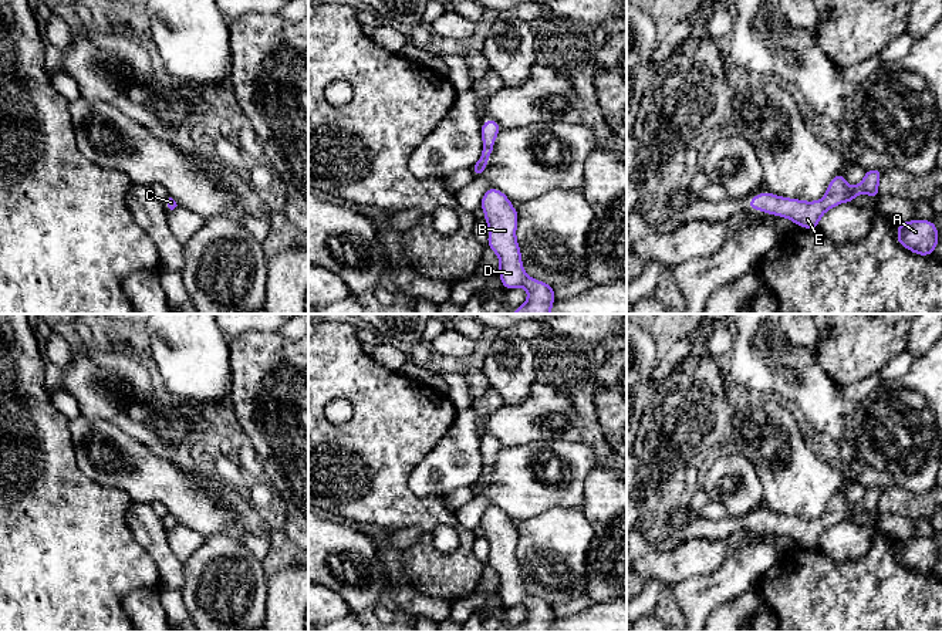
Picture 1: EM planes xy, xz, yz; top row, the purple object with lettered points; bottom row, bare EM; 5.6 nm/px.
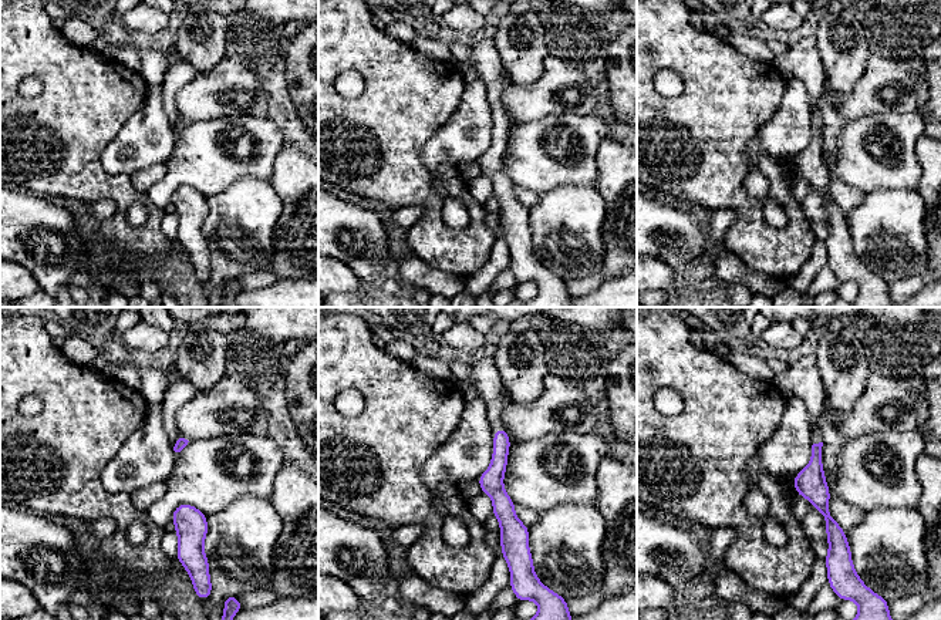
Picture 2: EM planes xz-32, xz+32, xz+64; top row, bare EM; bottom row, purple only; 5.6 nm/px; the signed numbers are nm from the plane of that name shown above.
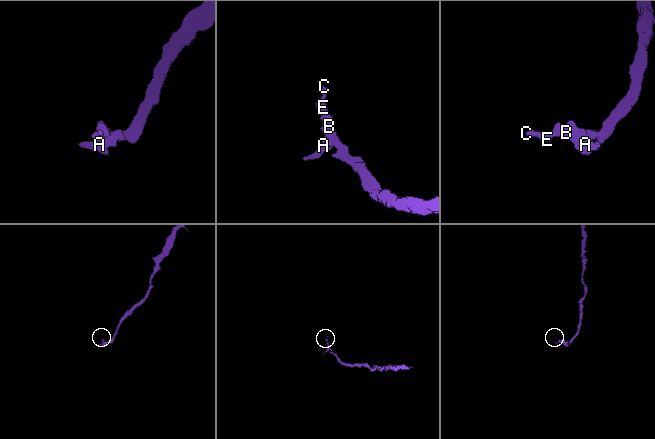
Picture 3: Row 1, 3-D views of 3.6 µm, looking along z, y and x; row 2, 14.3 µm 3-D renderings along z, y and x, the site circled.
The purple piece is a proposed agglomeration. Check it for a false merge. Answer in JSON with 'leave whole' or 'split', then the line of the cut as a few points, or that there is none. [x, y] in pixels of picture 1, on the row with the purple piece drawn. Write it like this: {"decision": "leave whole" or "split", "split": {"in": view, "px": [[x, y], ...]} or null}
{"decision": "leave whole", "split": null}

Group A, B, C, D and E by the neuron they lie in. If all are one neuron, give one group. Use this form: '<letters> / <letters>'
A B C D E

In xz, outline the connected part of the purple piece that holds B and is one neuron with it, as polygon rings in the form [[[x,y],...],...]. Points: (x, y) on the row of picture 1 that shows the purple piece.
[[[496,187],[486,189],[480,207],[489,226],[487,247],[499,257],[499,277],[506,290],[526,287],[527,301],[513,314],[551,314],[551,304],[557,300],[550,284],[531,278],[524,273],[521,253],[516,239],[519,223],[517,210],[510,199]]]

